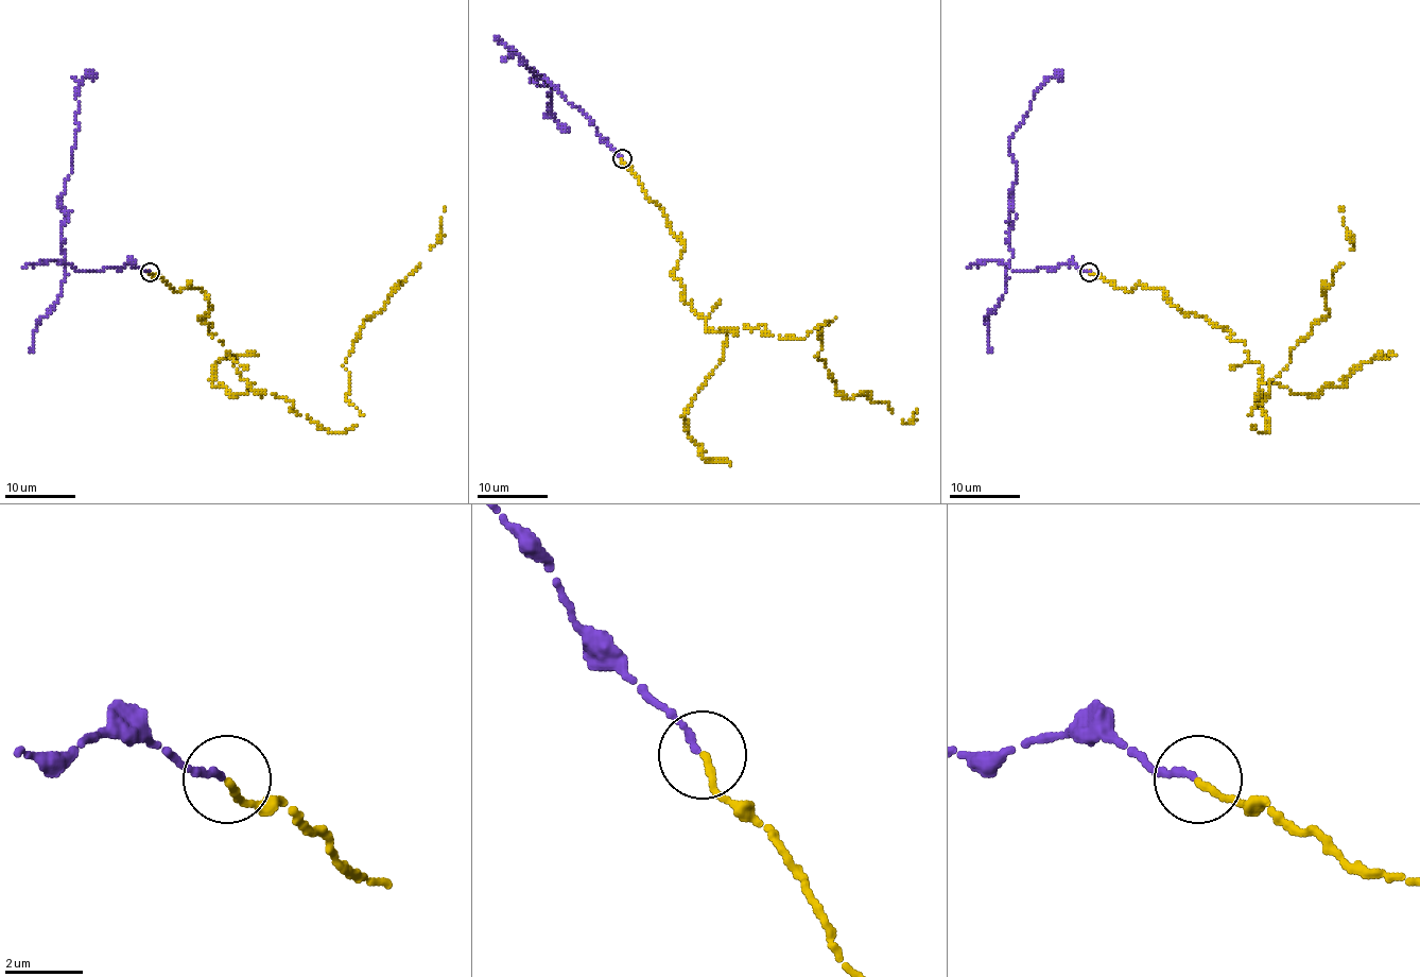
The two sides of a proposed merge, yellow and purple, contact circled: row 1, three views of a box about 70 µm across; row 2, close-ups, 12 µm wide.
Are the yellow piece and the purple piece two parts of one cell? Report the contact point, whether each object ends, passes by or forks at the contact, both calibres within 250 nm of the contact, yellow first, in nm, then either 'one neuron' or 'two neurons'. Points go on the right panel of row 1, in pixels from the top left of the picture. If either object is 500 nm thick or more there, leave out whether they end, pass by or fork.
(1089, 272) | yellow ends | purple ends | 180/180 nm | one neuron

